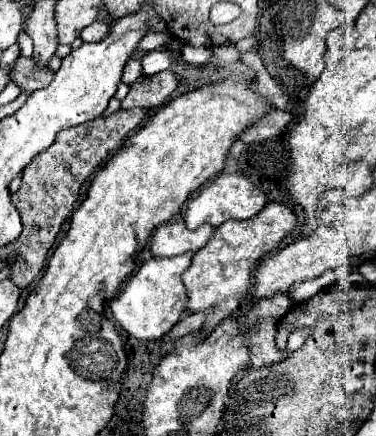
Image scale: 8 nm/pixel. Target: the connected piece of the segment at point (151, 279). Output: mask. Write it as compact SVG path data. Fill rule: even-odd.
M184 253L172 259L148 259L136 275L132 275L124 289L108 303L112 317L120 323L120 327L136 339L142 341L156 341L162 335L166 335L182 317L184 313L184 283L182 273L190 267L192 253Z

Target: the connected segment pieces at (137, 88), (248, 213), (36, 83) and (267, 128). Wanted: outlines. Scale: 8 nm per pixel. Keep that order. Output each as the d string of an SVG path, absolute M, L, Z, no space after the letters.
M160 73L156 79L148 79L148 77L138 79L130 85L130 91L122 101L122 109L160 107L166 103L170 93L172 93L170 91L170 73Z
M222 173L218 175L218 179L214 183L210 183L208 187L204 187L188 205L184 223L188 229L196 229L204 223L218 227L220 223L228 221L228 219L248 219L254 217L256 213L260 213L260 209L266 205L266 197L264 193L252 185L244 175L240 173Z
M20 57L14 67L8 67L10 79L22 89L22 93L32 93L36 89L48 87L52 81L52 71L46 67L46 71L36 71L36 63L28 57Z
M272 107L266 115L262 115L258 121L254 121L250 127L246 127L240 133L240 139L244 143L264 141L268 137L280 135L288 123L292 123L292 115L288 111L280 111L280 109Z

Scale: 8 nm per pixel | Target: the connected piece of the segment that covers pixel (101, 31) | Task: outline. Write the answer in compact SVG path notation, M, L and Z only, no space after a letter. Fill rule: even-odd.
M94 21L92 25L88 25L82 31L82 39L84 39L84 43L96 43L96 41L102 41L108 35L108 31L110 31L110 27L106 23Z

